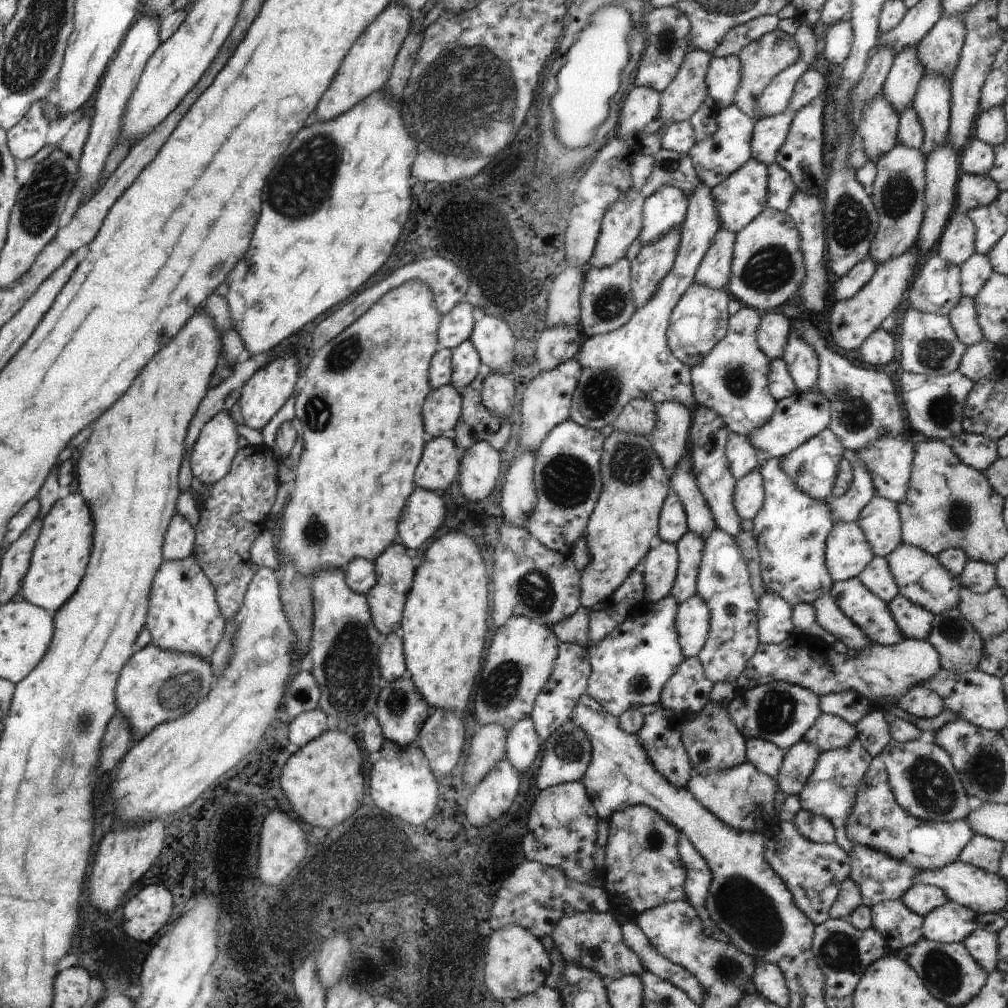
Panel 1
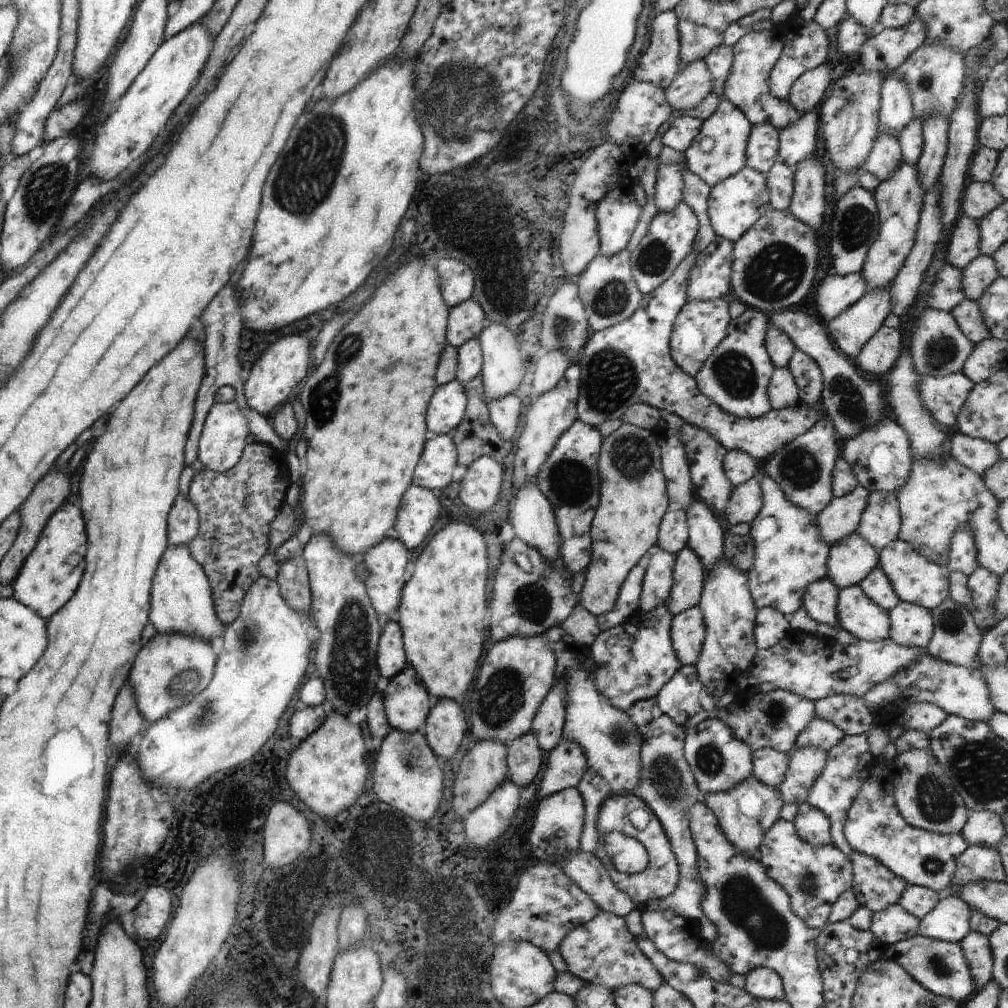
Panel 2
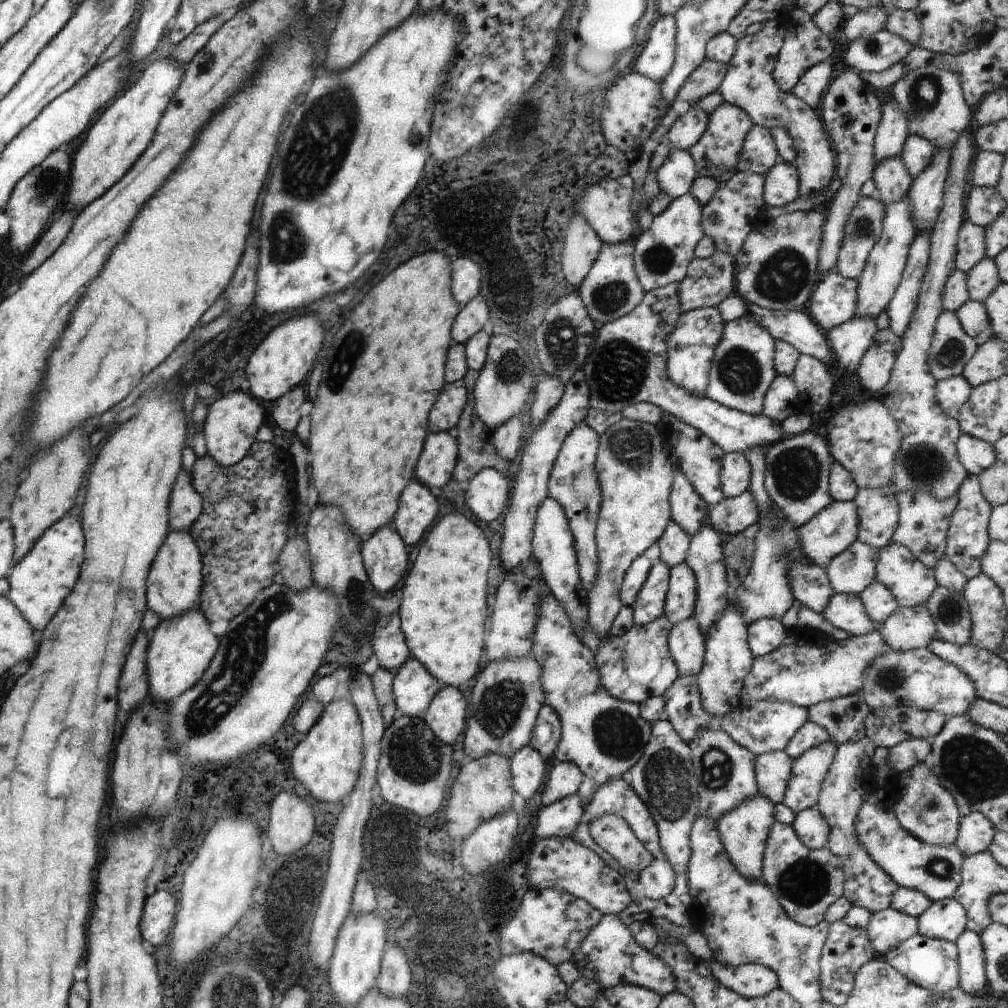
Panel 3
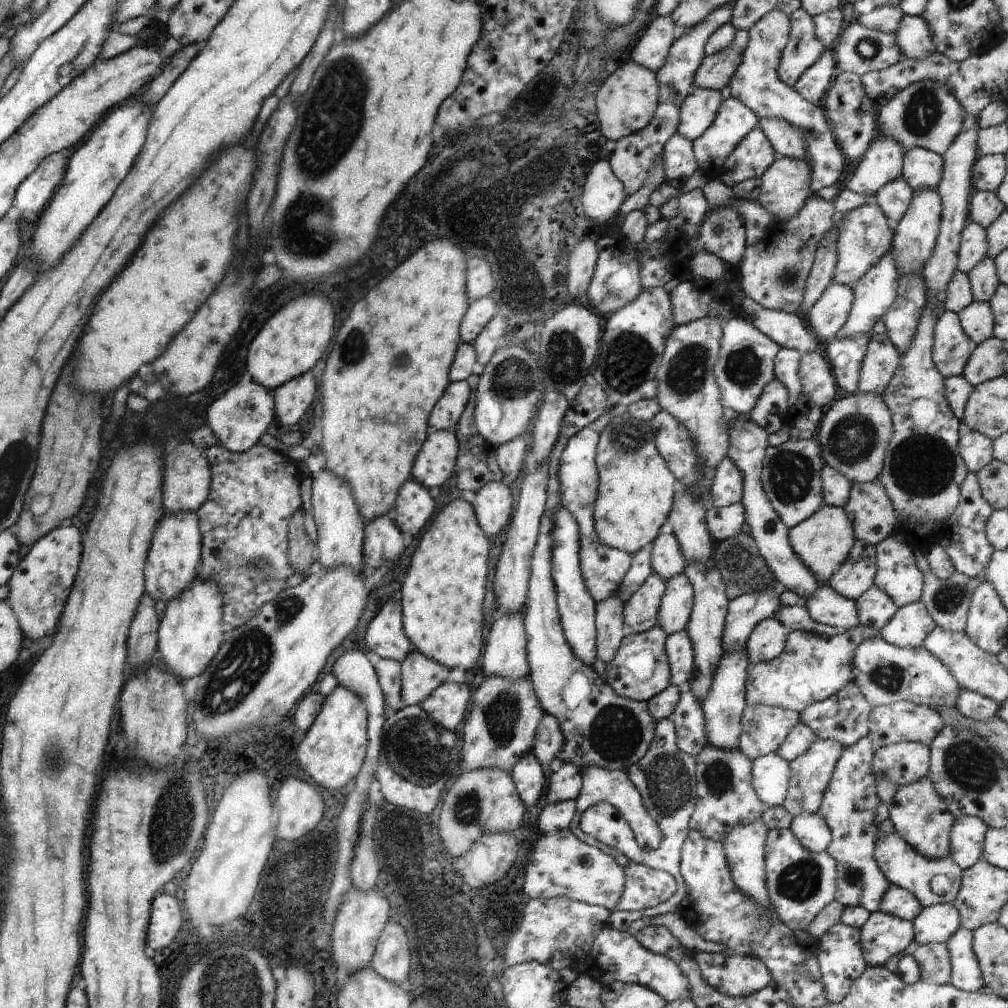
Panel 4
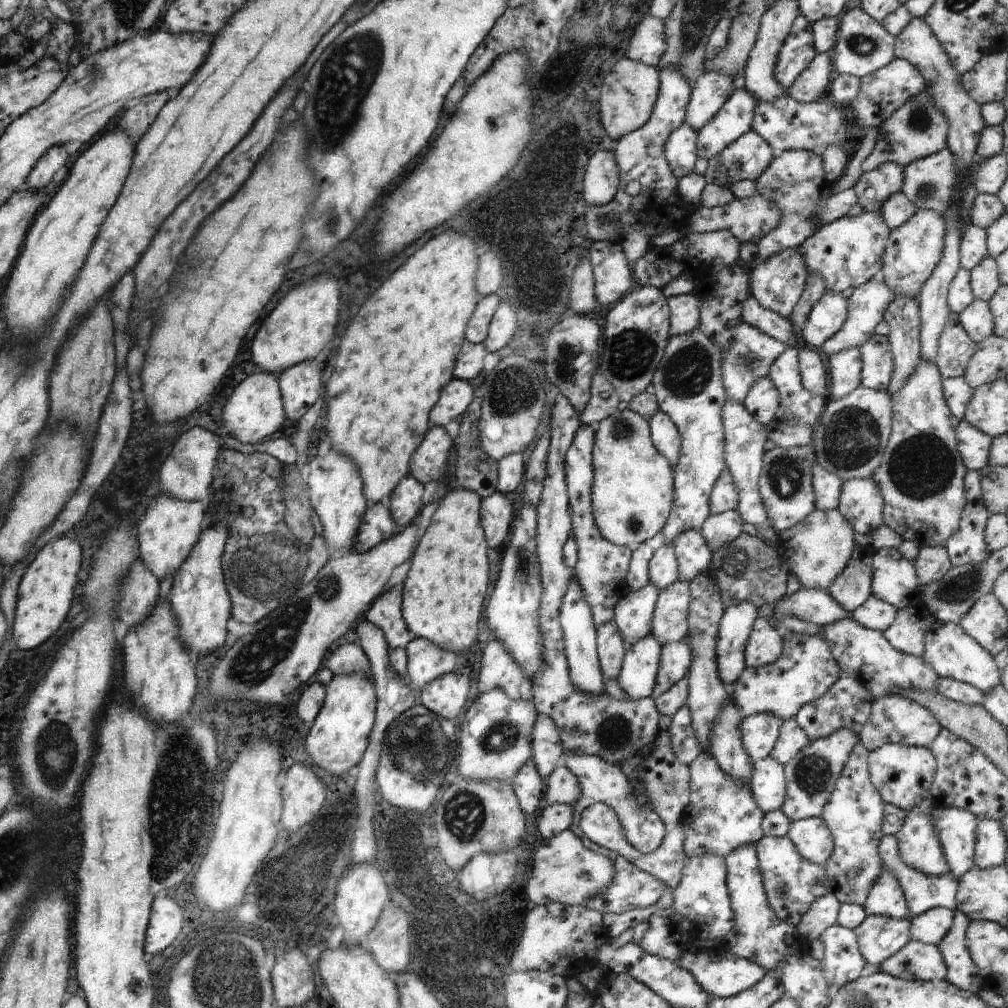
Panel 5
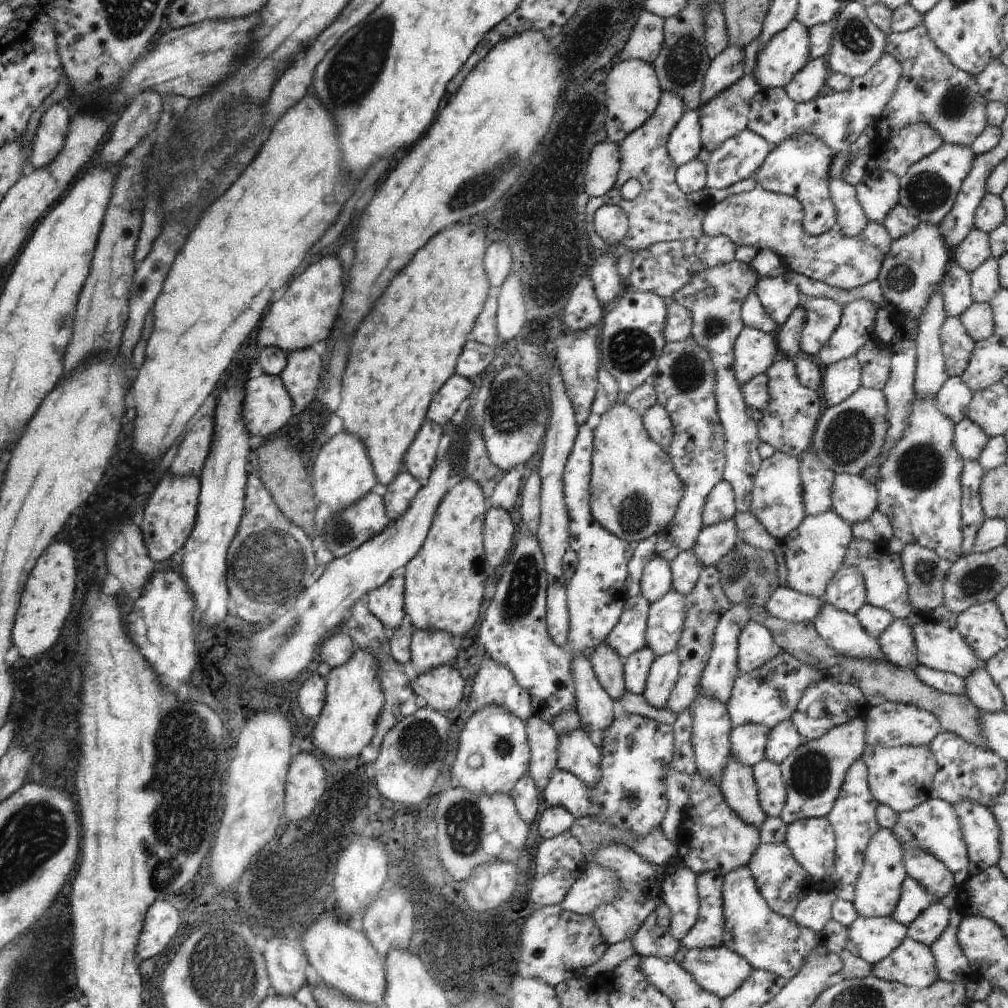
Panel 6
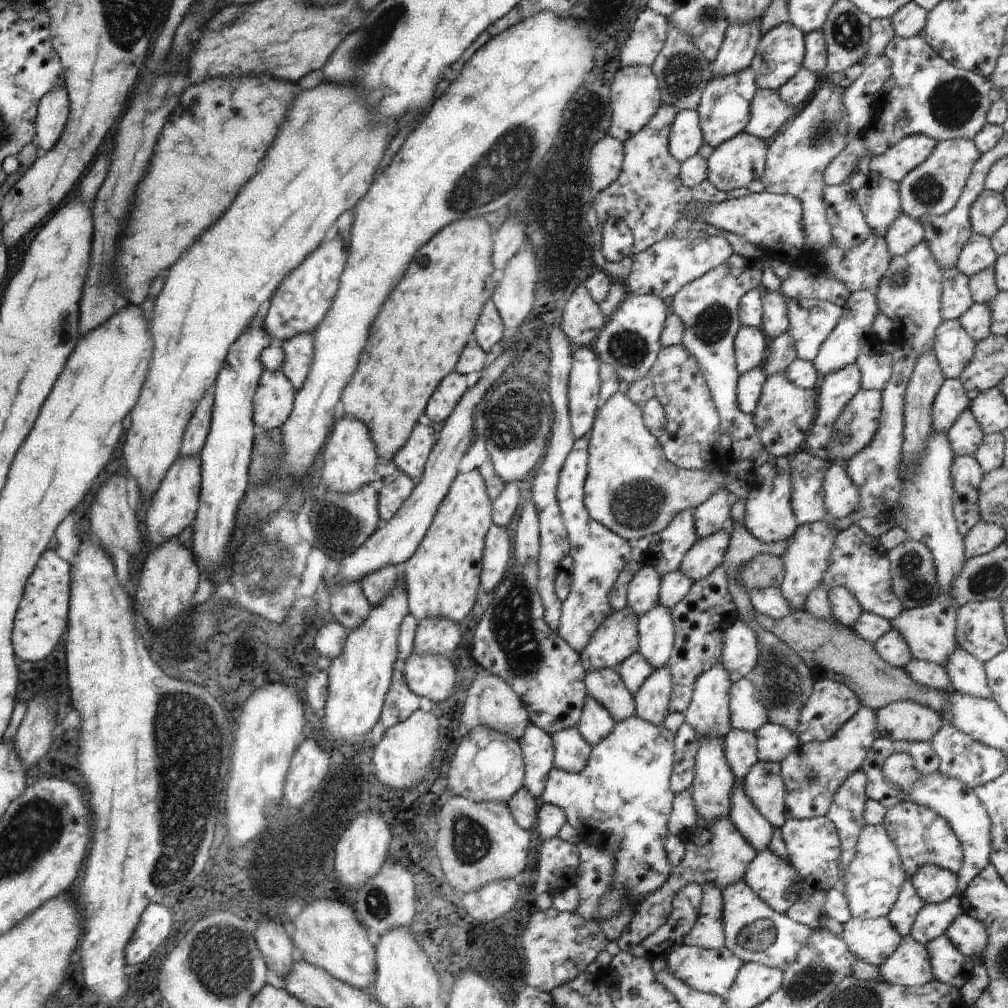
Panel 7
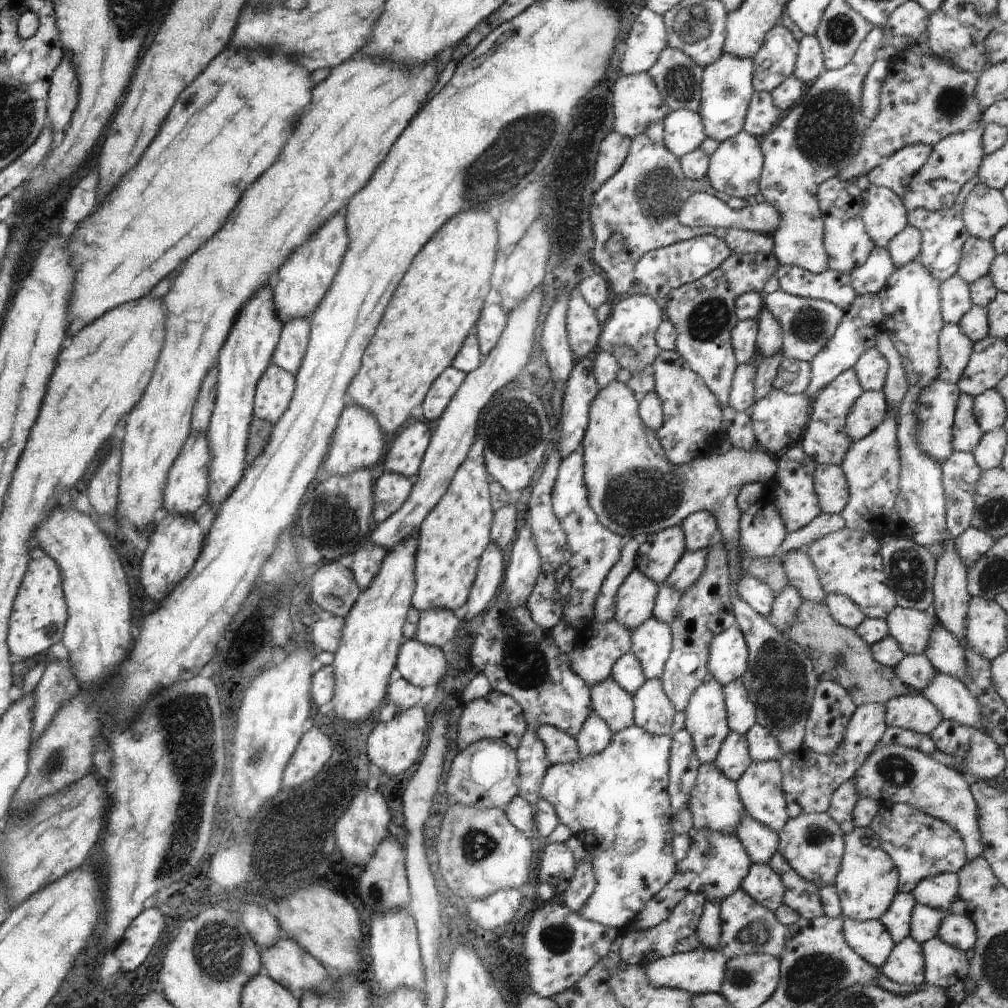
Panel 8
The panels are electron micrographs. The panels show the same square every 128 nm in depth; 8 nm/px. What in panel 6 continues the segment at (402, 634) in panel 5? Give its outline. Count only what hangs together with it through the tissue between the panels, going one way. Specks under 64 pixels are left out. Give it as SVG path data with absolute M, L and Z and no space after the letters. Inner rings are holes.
M399 572L389 576L381 586L369 590L366 598L367 609L388 632L397 630L403 624L404 582Z

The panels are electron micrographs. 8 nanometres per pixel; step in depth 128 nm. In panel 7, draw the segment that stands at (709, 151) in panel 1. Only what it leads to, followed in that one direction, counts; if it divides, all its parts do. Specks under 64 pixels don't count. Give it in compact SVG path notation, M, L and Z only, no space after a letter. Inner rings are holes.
M750 66L741 72L735 72L735 74L725 74L721 78L715 78L715 76L709 78L696 108L705 144L715 148L744 130L749 120L749 103L757 89L758 86Z

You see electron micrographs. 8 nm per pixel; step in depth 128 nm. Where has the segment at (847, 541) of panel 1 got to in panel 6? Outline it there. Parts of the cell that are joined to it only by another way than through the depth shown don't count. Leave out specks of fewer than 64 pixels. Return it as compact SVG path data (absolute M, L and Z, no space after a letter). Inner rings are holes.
M841 566L825 587L822 599L836 608L853 616L865 603L865 586L857 570Z

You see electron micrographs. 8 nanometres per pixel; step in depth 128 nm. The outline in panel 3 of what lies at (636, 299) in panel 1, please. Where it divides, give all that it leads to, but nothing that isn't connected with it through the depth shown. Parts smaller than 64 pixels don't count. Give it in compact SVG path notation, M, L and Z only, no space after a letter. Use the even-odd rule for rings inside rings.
M687 192L674 198L663 212L654 215L647 230L636 232L632 238L633 270L645 293L685 278L687 265L694 257L693 249L703 236L701 219L701 206Z

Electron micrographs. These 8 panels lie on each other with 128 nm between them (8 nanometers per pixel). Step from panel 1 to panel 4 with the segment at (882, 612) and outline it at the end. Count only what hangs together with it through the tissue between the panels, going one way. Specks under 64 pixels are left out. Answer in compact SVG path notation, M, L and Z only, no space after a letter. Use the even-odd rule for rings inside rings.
M829 585L819 586L809 598L801 600L800 603L815 622L823 625L843 631L859 625L854 601L839 596Z

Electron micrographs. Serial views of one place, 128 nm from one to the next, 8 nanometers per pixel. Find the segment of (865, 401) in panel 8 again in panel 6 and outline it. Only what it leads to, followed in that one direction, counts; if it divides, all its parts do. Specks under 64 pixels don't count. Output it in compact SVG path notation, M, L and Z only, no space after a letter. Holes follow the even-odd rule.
M860 386L843 402L829 408L823 407L817 419L809 449L827 470L835 474L859 475L865 466L875 462L883 446L883 436L887 432L885 412L887 412L887 406L885 406L883 391Z

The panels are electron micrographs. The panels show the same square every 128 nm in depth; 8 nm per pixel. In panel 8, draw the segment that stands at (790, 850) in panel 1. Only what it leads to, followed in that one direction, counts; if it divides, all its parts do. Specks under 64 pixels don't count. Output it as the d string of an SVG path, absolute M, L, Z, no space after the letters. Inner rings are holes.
M751 864L741 881L740 889L772 913L783 904L781 878L768 864Z

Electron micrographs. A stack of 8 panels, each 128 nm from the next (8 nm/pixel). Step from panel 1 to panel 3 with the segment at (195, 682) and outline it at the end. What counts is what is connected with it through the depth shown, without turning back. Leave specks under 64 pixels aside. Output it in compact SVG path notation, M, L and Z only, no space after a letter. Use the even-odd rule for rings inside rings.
M198 606L160 620L149 634L147 654L145 654L145 672L147 672L148 694L157 702L168 704L181 692L192 688L203 676L203 672L218 647L218 639L209 630L210 621L203 616Z

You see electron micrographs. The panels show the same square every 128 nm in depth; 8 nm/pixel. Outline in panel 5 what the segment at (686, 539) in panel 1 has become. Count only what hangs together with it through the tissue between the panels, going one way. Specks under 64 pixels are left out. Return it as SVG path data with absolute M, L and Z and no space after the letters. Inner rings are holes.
M677 580L658 592L649 634L657 640L660 647L669 642L679 642L686 636L689 628L689 601L688 582Z

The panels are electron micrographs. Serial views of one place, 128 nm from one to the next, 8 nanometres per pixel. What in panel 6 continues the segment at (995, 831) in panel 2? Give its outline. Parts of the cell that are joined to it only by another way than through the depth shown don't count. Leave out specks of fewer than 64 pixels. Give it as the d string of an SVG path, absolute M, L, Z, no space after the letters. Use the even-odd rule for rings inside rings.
M927 798L913 806L911 810L897 812L895 822L890 829L898 844L905 844L907 848L919 848L932 854L951 874L954 884L959 886L967 877L970 870L967 858L966 844L961 836L959 818L949 803L939 799Z

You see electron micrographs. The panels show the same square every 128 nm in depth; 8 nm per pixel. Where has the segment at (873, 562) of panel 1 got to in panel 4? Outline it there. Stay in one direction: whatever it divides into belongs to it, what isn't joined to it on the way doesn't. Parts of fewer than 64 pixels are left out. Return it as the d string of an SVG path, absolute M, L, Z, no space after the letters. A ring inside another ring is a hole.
M871 585L857 600L854 600L859 625L871 630L881 630L898 609L885 592Z

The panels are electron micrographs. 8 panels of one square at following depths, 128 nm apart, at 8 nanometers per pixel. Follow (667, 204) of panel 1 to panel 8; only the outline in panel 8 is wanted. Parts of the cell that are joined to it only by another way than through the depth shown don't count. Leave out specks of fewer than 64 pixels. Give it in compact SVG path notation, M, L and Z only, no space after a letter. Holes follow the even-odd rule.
M690 110L670 111L662 125L663 146L678 159L699 148L706 138L699 115Z

